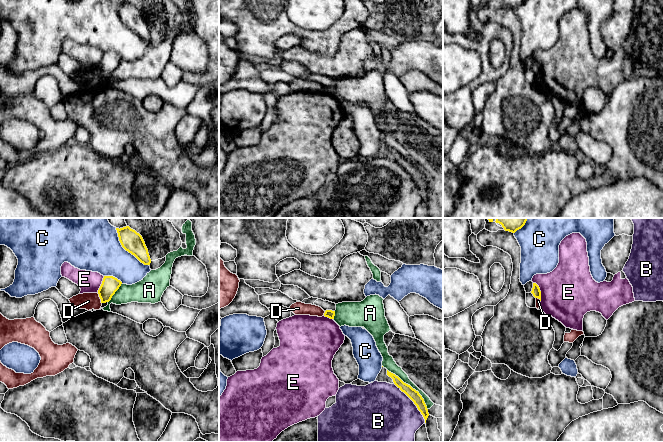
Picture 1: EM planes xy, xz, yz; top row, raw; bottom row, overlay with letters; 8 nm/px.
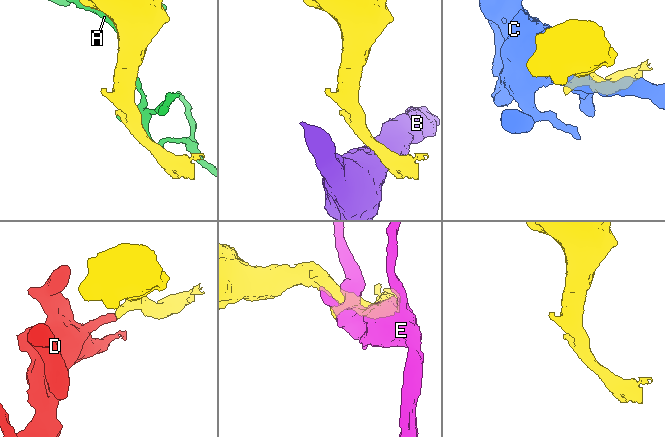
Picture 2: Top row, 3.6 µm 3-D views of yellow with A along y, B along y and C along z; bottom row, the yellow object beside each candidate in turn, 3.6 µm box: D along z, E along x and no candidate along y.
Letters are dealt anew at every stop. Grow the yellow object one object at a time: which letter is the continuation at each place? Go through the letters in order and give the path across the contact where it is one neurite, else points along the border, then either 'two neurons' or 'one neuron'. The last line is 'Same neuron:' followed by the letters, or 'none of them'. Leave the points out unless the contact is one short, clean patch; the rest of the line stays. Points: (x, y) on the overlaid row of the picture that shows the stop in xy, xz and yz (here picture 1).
A: two neurons
B: two neurons
C: two neurons
D: along xy (97, 293), (101, 303) | two neurons
E: two neurons
Same neuron: none of them

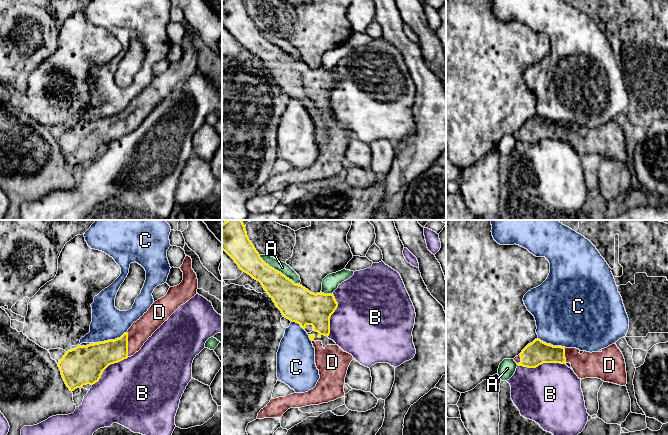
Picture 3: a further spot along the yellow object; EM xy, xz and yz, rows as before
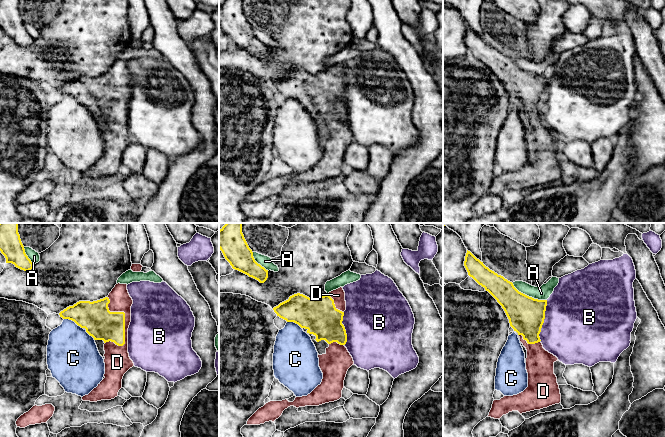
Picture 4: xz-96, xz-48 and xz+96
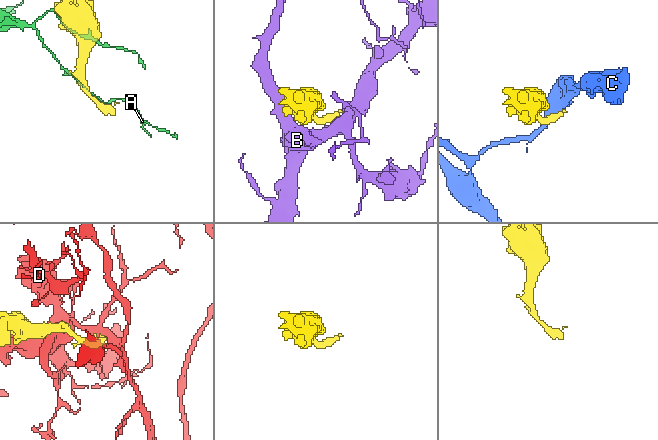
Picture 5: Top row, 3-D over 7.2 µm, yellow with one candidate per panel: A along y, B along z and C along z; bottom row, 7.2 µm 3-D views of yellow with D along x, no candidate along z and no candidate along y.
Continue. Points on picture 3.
A: two neurons
B: two neurons
C: two neurons
D: one neuron
Same neuron: D

